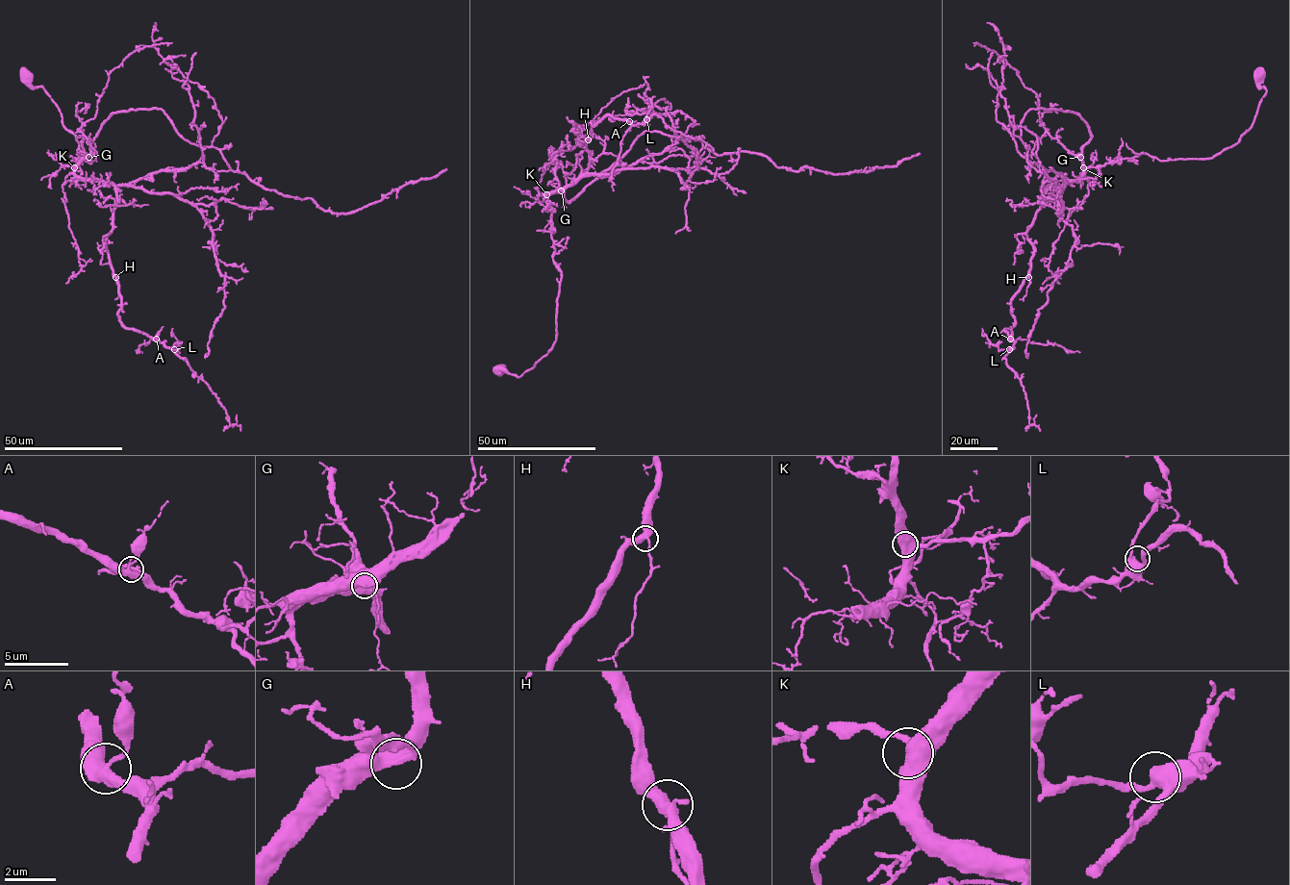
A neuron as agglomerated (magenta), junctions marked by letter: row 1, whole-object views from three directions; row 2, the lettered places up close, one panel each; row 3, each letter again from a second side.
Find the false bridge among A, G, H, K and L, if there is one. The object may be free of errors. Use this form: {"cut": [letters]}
{"cut": []}

